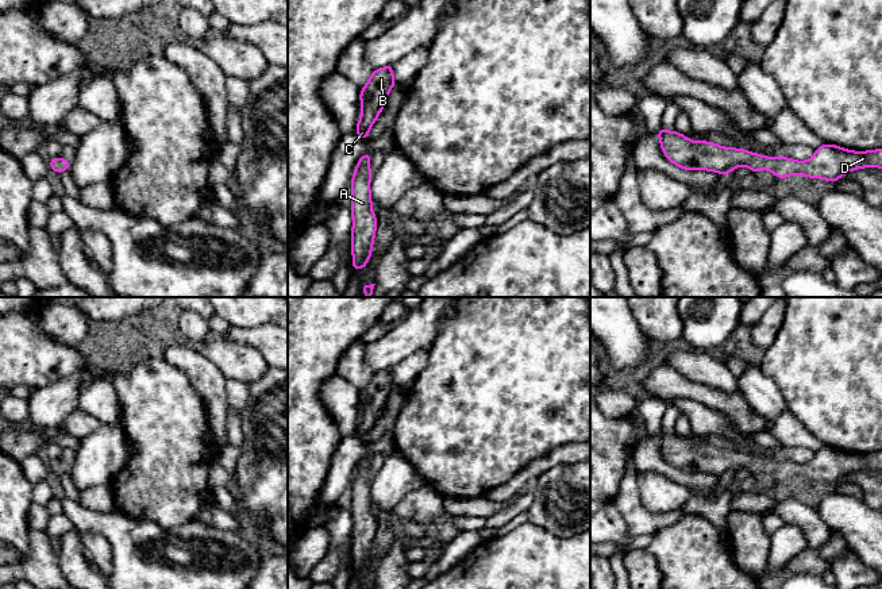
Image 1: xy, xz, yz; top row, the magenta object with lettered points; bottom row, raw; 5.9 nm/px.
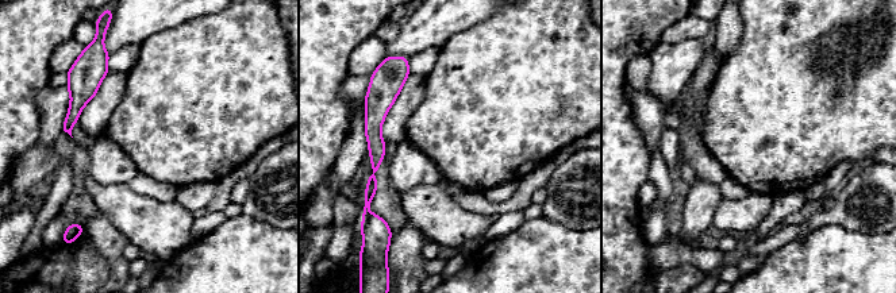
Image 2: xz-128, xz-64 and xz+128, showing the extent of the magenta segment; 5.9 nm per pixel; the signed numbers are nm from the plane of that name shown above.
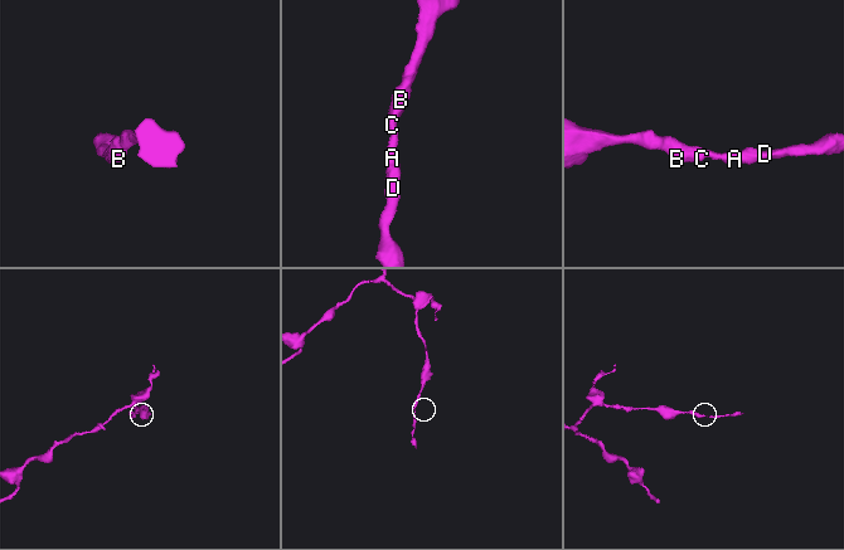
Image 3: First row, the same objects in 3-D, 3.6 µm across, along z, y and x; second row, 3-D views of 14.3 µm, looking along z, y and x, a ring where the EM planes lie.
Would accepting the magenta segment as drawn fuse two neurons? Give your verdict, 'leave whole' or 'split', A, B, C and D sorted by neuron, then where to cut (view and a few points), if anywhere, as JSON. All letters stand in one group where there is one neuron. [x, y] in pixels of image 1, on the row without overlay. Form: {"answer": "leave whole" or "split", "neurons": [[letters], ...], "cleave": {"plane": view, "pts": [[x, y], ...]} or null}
{"answer": "leave whole", "neurons": [["A", "B", "C", "D"]], "cleave": null}

